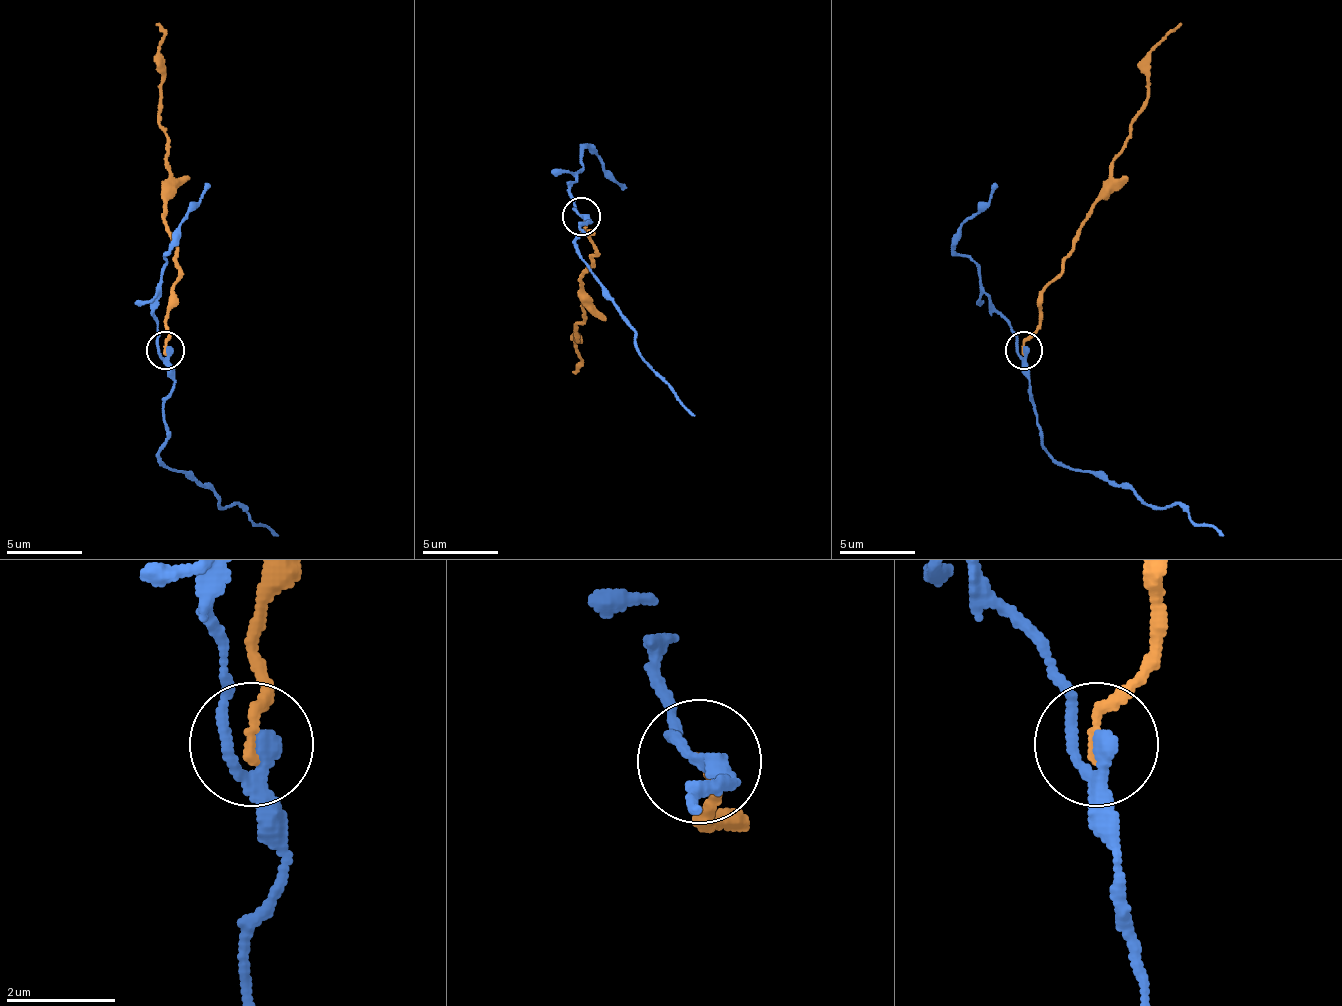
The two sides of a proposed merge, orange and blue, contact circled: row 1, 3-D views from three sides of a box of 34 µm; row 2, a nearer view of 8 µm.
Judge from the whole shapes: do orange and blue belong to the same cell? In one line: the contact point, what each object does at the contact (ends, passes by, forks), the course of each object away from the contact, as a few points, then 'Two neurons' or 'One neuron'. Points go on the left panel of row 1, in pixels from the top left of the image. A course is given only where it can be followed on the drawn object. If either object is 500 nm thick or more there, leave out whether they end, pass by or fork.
Place: (165, 350). At the ring orange ends. At the ring blue passes by. Course of orange: (164, 349), (168, 296), (179, 269), (179, 254), (168, 227), (160, 98), (164, 30), (156, 23). Course of blue: (168, 349), (168, 440), (160, 459), (171, 470), (187, 470), (217, 497), (225, 508), (236, 504), (278, 535). Two neurons

